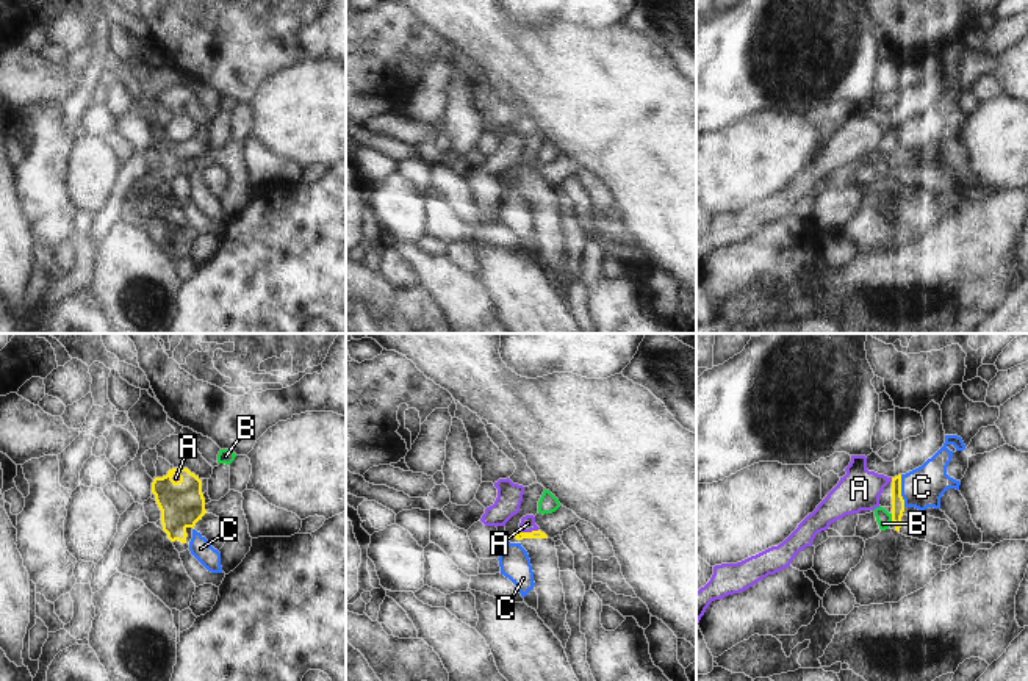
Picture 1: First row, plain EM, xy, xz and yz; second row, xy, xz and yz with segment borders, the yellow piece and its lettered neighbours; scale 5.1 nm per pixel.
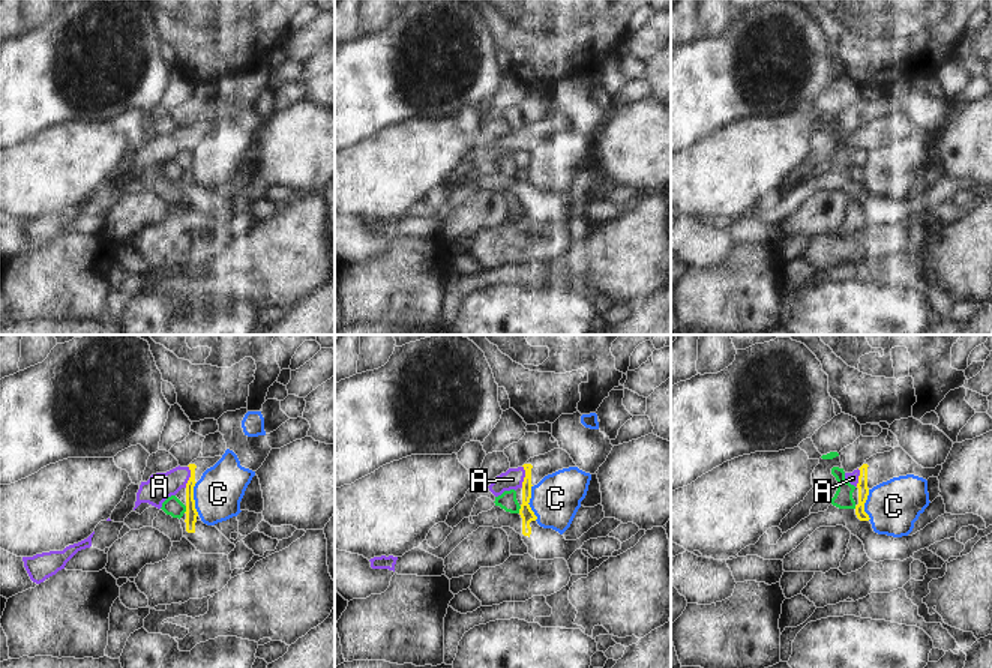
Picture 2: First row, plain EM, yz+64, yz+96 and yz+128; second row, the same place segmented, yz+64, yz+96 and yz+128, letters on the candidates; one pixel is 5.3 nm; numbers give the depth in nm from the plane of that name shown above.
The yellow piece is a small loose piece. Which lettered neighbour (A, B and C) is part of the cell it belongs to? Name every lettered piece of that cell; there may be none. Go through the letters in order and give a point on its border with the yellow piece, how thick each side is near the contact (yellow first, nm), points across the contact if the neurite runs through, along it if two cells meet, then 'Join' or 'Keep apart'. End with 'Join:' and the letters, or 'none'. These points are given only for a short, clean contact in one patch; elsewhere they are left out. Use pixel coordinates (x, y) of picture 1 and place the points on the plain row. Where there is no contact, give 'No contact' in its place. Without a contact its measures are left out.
A: Touches yellow at xz (528, 182). Thickness 50 nm (yellow) against 80 nm. Path across: xz (535, 183), (528, 182), (528, 172). Join
B: Touches yellow at yz (892, 166). Thickness 60 nm (yellow) against 80 nm. Boundary: yz (891, 163), (892, 169). Keep apart
C: Touches yellow at yz (900, 140). Thickness 60 nm (yellow) against 200 nm. Boundary: yz (900, 124), (900, 144), (905, 155). Keep apart
Join: A

